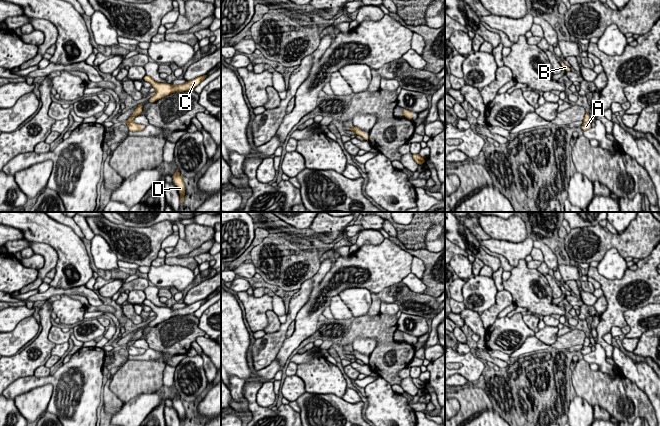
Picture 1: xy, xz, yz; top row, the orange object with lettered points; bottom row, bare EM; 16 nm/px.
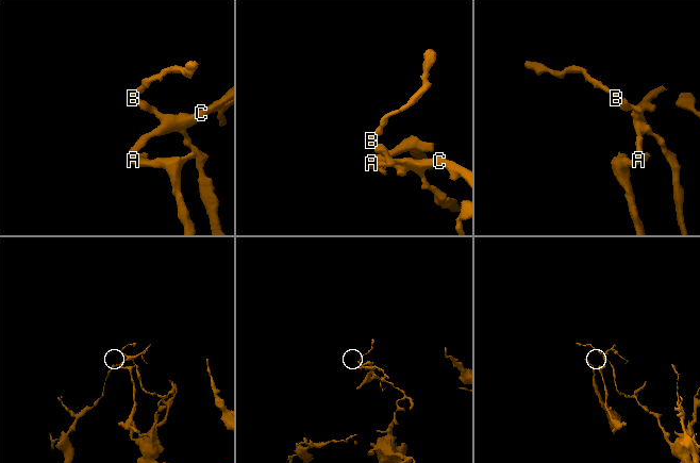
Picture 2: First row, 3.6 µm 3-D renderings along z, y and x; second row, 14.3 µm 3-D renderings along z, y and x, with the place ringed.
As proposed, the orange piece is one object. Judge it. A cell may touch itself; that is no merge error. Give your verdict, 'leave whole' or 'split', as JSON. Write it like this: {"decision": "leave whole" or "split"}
{"decision": "split"}

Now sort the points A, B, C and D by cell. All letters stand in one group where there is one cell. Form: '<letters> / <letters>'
A D / B C

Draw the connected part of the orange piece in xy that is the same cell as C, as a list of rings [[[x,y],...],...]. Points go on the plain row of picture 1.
[[[145,299],[143,304],[149,306],[151,310],[156,314],[156,318],[153,319],[150,323],[148,323],[150,327],[153,327],[175,316],[194,314],[194,312],[198,310],[206,301],[207,299],[203,299],[195,303],[192,303],[186,306],[185,308],[176,310],[168,307],[158,307],[148,299]]]

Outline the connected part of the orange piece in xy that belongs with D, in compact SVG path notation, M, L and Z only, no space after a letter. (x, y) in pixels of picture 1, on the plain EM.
M178 393L172 399L172 403L174 408L177 410L179 418L180 418L180 426L184 426L185 420L185 408L183 406L183 401L180 399Z

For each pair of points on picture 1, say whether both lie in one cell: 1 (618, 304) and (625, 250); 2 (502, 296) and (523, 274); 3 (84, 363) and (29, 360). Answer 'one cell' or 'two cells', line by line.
1: two cells
2: two cells
3: two cells

